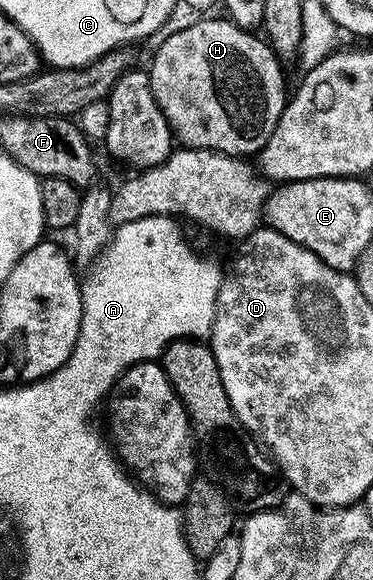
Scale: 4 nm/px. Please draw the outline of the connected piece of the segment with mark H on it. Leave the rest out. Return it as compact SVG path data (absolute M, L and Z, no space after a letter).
M202 16L199 22L194 22L191 26L186 26L183 30L178 30L175 34L170 34L158 46L158 51L154 54L154 59L148 65L148 73L150 76L150 87L154 93L156 104L162 110L162 115L166 117L175 139L178 138L183 147L193 148L196 150L214 150L217 154L229 154L231 156L254 156L265 146L266 142L272 136L272 132L276 128L276 124L280 120L280 116L284 112L288 101L288 93L286 94L286 78L282 75L283 65L275 54L269 42L257 38L257 33L242 30L234 22L226 16L221 18L206 18L210 16Z

